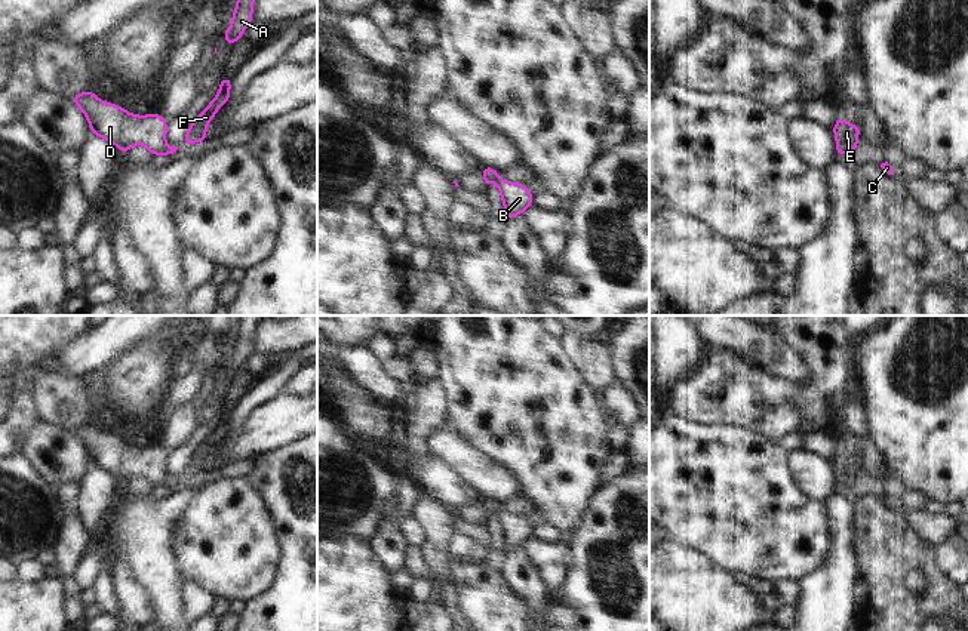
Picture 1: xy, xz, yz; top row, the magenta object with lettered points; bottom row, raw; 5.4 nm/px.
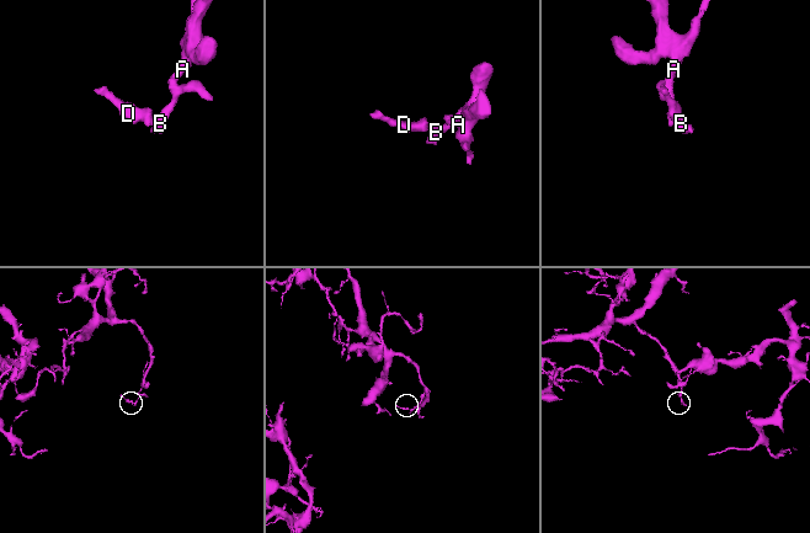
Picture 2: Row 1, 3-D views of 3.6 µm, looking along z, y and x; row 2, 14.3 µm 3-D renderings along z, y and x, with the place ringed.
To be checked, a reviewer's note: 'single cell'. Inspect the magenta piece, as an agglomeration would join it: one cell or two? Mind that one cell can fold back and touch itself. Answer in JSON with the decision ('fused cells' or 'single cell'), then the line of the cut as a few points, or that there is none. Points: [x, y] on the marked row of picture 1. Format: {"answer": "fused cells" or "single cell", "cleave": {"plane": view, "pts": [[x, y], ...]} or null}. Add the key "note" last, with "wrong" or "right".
{"answer": "fused cells", "cleave": {"plane": "yz", "pts": [[856, 144], [851, 144], [844, 153]]}, "note": "wrong"}

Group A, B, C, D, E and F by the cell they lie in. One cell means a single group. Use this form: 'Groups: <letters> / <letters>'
Groups: A B C F / D E.

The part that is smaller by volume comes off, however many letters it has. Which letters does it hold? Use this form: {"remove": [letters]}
{"remove": ["D", "E"]}

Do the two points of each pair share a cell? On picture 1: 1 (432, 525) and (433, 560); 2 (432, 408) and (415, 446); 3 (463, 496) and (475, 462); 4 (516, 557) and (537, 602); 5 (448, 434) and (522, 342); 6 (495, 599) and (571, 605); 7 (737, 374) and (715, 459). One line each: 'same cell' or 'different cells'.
1: same cell
2: same cell
3: different cells
4: same cell
5: different cells
6: same cell
7: different cells

